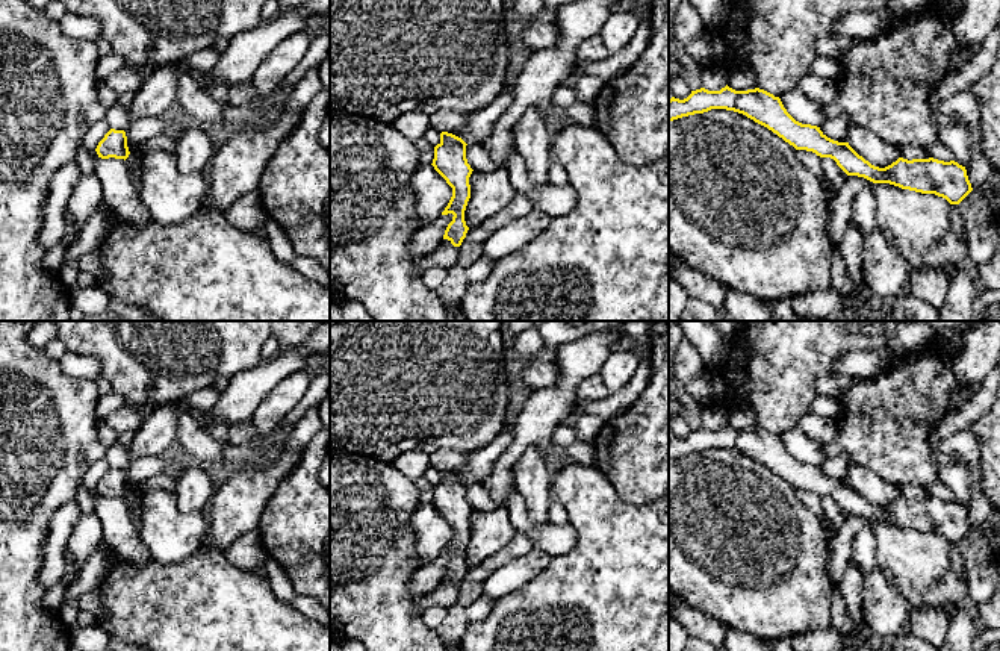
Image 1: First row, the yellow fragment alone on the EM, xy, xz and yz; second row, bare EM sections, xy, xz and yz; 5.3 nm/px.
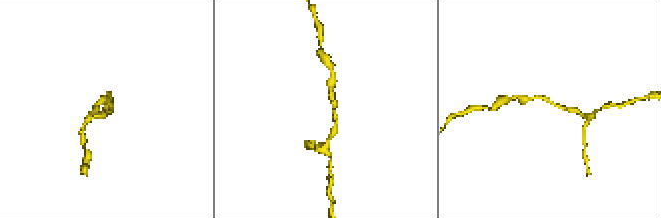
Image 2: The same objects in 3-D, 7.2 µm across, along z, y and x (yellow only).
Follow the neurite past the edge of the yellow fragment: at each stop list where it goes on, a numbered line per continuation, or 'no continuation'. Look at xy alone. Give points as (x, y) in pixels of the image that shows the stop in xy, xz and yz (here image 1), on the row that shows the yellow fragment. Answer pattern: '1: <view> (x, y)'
no continuation

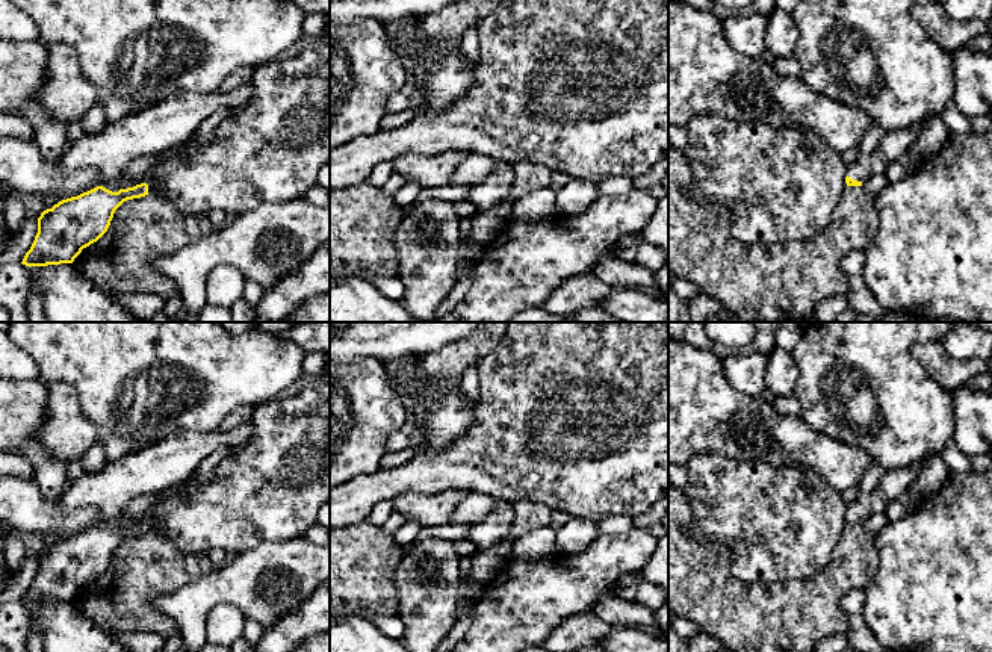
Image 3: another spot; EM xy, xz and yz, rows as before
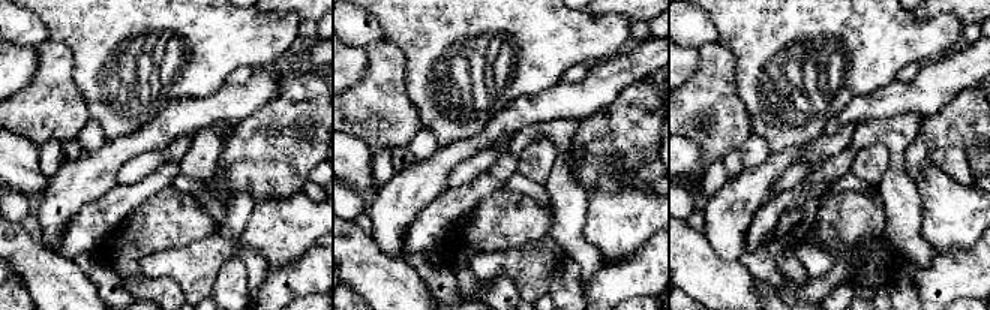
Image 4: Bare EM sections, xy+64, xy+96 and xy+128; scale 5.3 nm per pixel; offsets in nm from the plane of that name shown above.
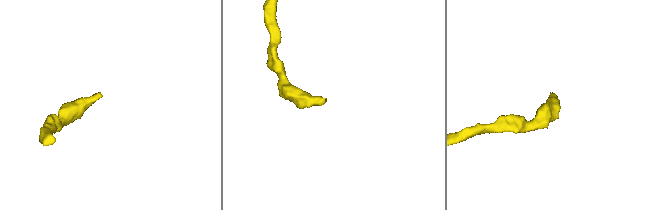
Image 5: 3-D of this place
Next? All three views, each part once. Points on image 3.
1: yz (892, 145)

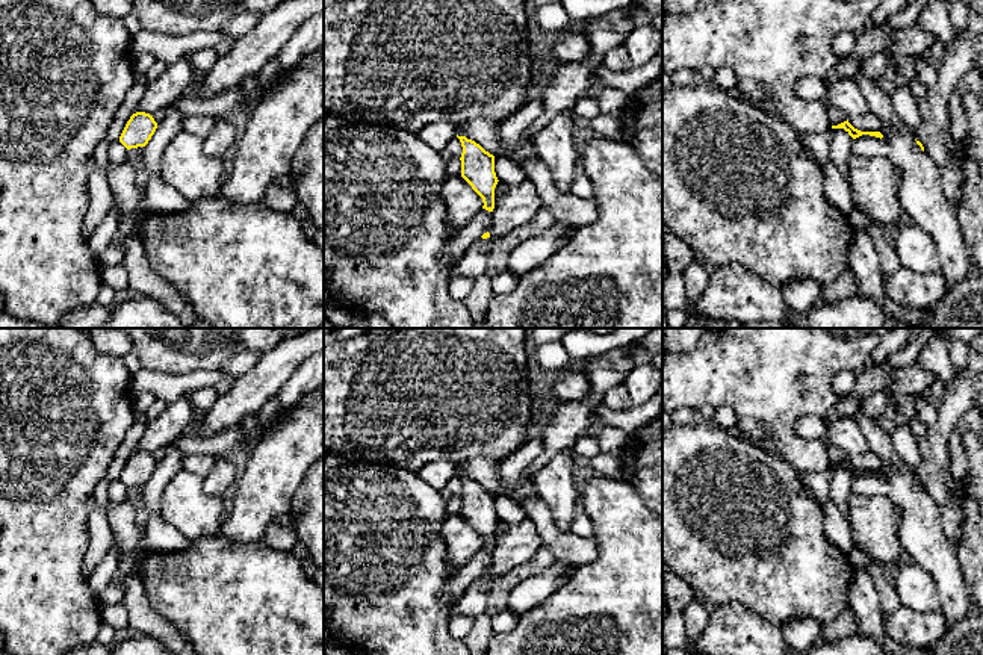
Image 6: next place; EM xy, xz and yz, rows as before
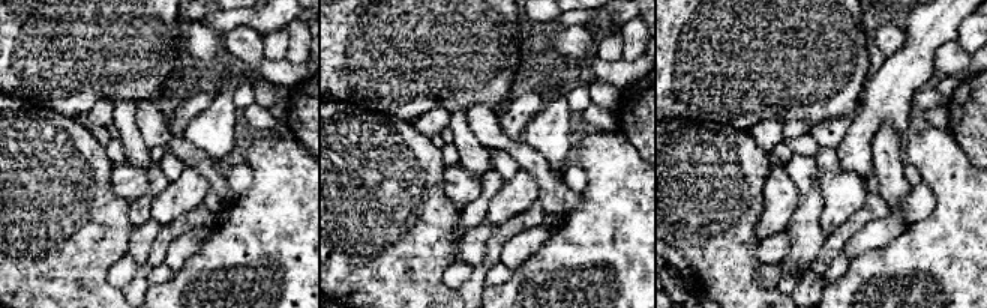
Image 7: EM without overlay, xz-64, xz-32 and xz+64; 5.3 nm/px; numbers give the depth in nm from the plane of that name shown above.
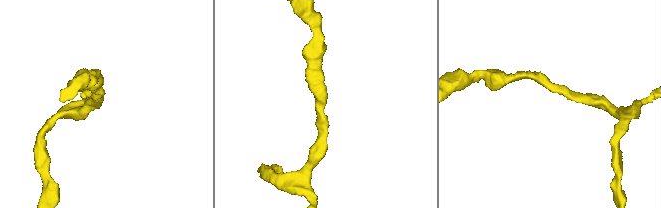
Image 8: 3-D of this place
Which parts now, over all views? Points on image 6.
no continuation

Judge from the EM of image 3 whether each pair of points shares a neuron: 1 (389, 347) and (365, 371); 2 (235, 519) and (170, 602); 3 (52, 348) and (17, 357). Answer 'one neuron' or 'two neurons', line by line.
1: two neurons
2: two neurons
3: two neurons

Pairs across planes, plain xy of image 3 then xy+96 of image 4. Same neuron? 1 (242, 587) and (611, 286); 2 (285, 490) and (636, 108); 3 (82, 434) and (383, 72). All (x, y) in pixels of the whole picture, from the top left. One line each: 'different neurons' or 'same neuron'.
1: different neurons
2: same neuron
3: same neuron

